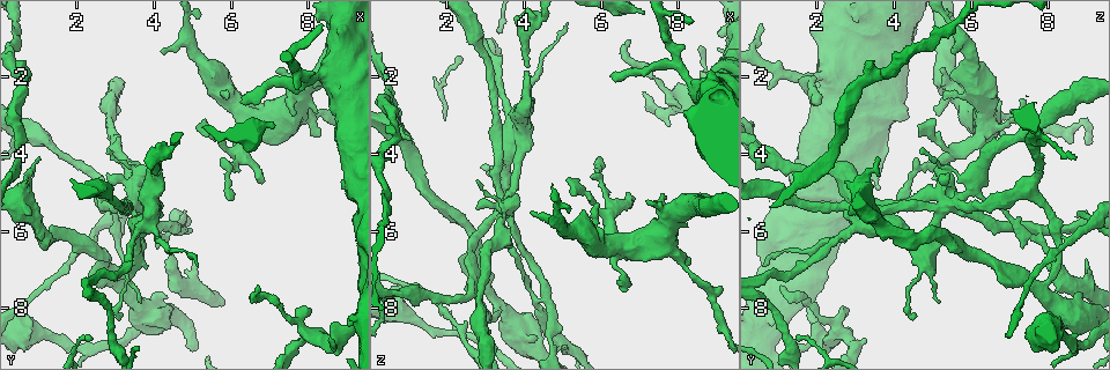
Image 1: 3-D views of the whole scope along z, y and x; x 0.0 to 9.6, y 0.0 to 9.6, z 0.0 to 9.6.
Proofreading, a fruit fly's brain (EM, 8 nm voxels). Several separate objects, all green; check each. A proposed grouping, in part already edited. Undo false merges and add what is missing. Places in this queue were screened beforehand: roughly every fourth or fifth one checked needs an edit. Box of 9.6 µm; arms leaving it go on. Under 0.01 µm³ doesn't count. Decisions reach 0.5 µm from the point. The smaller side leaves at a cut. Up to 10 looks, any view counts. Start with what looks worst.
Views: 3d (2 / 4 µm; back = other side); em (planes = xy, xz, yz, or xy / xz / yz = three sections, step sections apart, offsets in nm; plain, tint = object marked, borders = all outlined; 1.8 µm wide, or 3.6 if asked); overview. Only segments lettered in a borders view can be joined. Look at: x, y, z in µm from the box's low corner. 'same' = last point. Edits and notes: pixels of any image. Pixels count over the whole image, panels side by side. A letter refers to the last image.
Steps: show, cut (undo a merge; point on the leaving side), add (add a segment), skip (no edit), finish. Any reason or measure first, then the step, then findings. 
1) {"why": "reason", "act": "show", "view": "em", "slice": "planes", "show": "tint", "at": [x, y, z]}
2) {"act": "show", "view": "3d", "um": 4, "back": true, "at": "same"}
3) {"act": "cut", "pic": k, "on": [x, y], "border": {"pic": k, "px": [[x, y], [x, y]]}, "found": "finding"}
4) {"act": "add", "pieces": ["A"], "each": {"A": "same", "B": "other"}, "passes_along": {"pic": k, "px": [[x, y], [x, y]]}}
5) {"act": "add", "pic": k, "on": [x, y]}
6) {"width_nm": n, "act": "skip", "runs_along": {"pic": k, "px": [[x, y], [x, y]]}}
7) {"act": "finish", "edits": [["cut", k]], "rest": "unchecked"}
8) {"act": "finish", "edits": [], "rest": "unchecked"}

{"why": "abrupt turn", "act": "show", "view": "3d", "um": 4, "at": [4.50, 5.95, 7.80]}

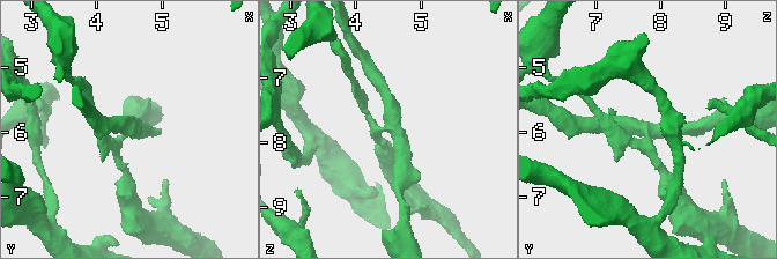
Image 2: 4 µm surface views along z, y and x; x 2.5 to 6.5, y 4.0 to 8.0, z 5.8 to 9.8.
{"act": "show", "view": "em", "slice": "xz", "step": 16, "show": "tint", "at": [4.50, 5.95, 7.80]}

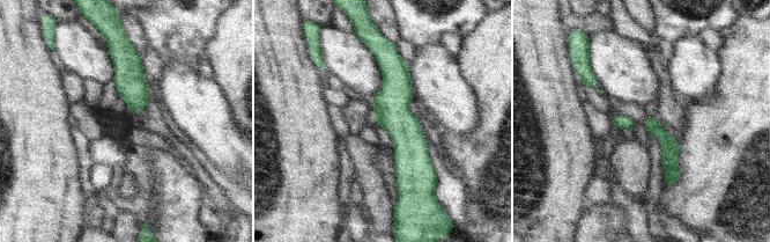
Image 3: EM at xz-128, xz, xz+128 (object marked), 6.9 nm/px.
{"why": "cut it another way", "act": "show", "view": "em", "slice": "planes", "show": "borders", "at": "same"}

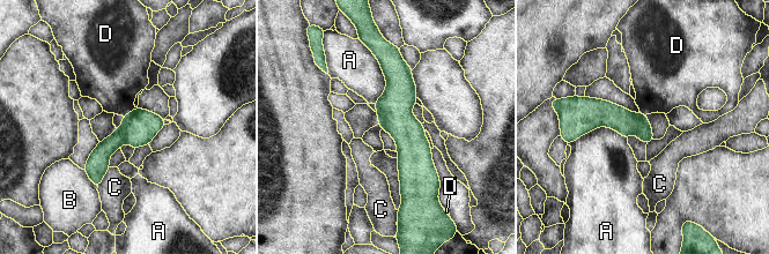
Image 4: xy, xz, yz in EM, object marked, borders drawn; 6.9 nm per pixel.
{"act": "cut", "pic": 4, "on": [98, 158], "each": {"A": "other", "B": "other", "C": "other", "D": "other"}, "border": {"pic": 4, "px": [[120, 127], [124, 131], [126, 141]]}, "found": "a second cell is stuck on"}

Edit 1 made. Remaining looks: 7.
{"why": "touches itself", "act": "show", "view": "em", "um": 3.6, "slice": "xy", "step": 4, "show": "tint", "at": [8.05, 2.00, 1.65]}

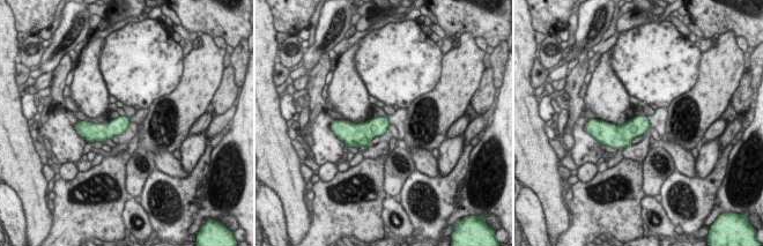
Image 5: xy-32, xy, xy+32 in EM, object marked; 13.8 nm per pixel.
{"act": "show", "view": "em", "um": 3.6, "slice": "planes", "show": "borders", "at": "same"}

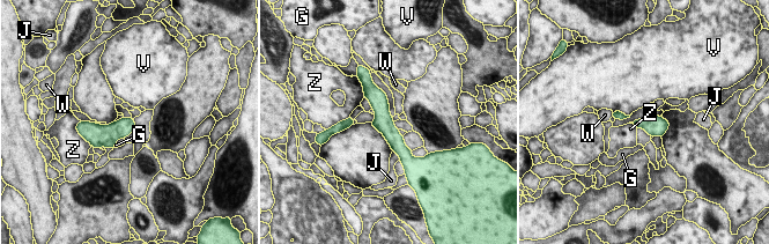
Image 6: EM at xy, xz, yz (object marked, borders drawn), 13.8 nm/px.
{"act": "skip", "each": {"G": "other", "J": "other", "V": "other", "W": "other", "Z": "other"}, "border": {"pic": 6, "px": [[629, 123], [636, 128]]}, "found": "one cell here"}

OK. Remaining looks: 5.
{"act": "finish", "edits": [["cut", 4]], "rest": "unchecked"}

